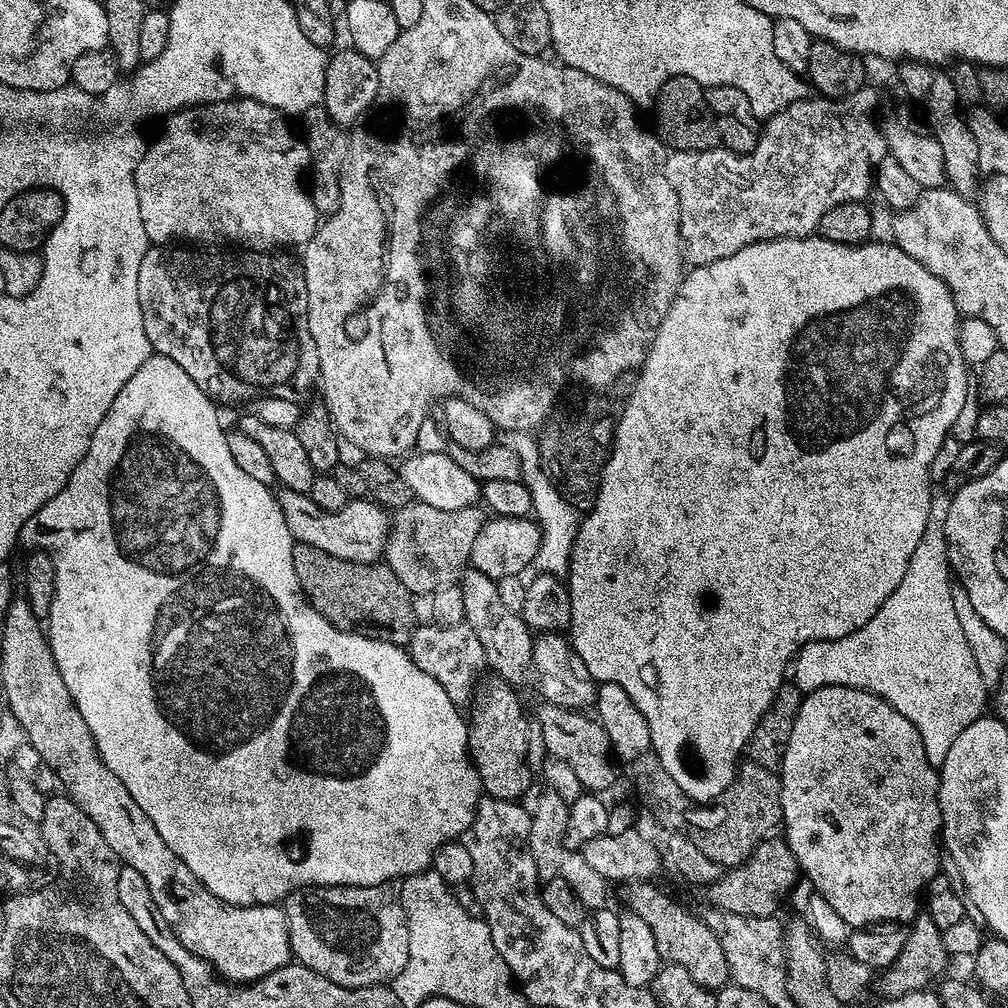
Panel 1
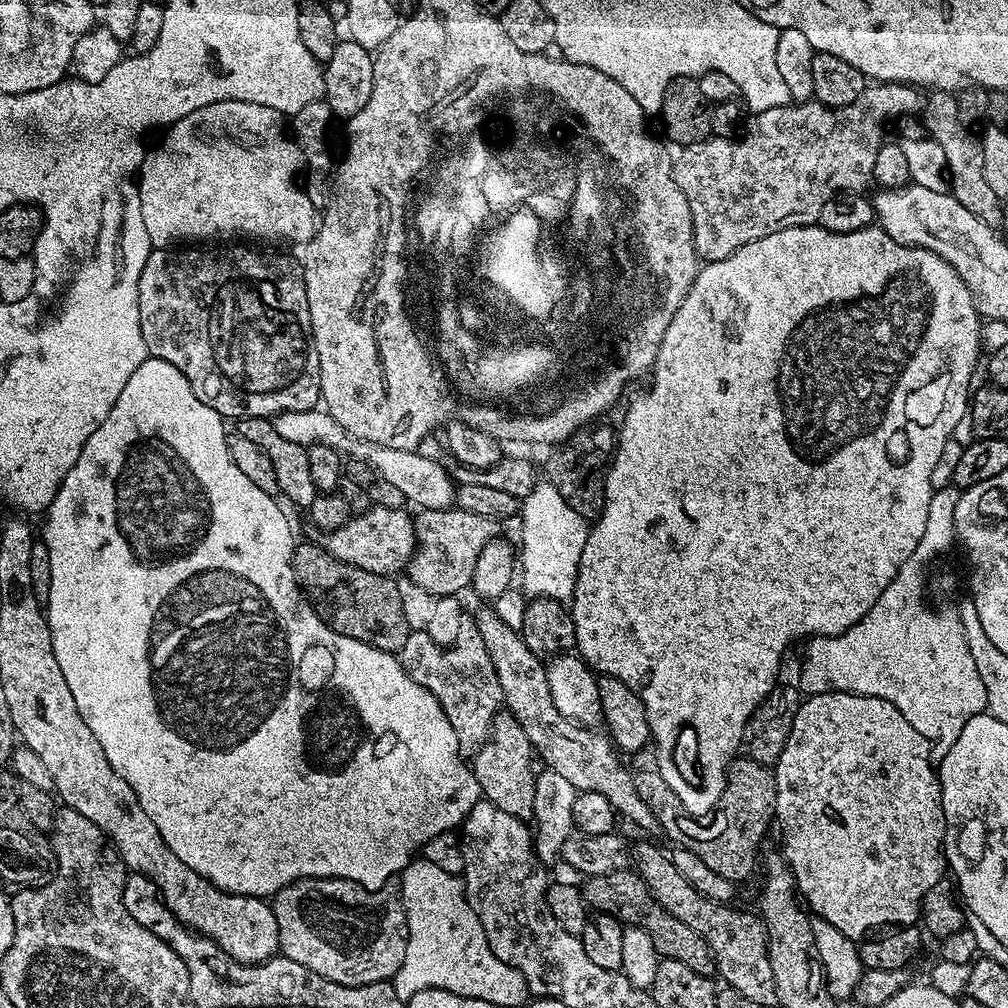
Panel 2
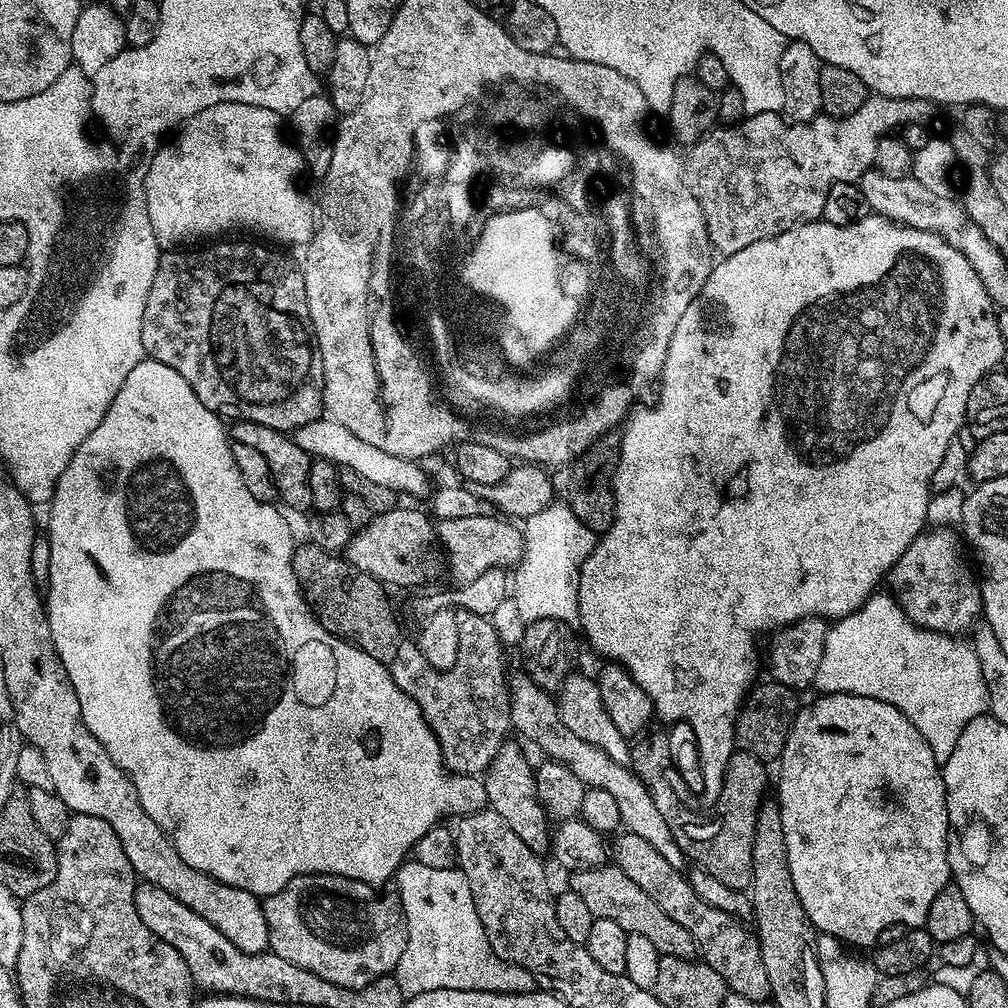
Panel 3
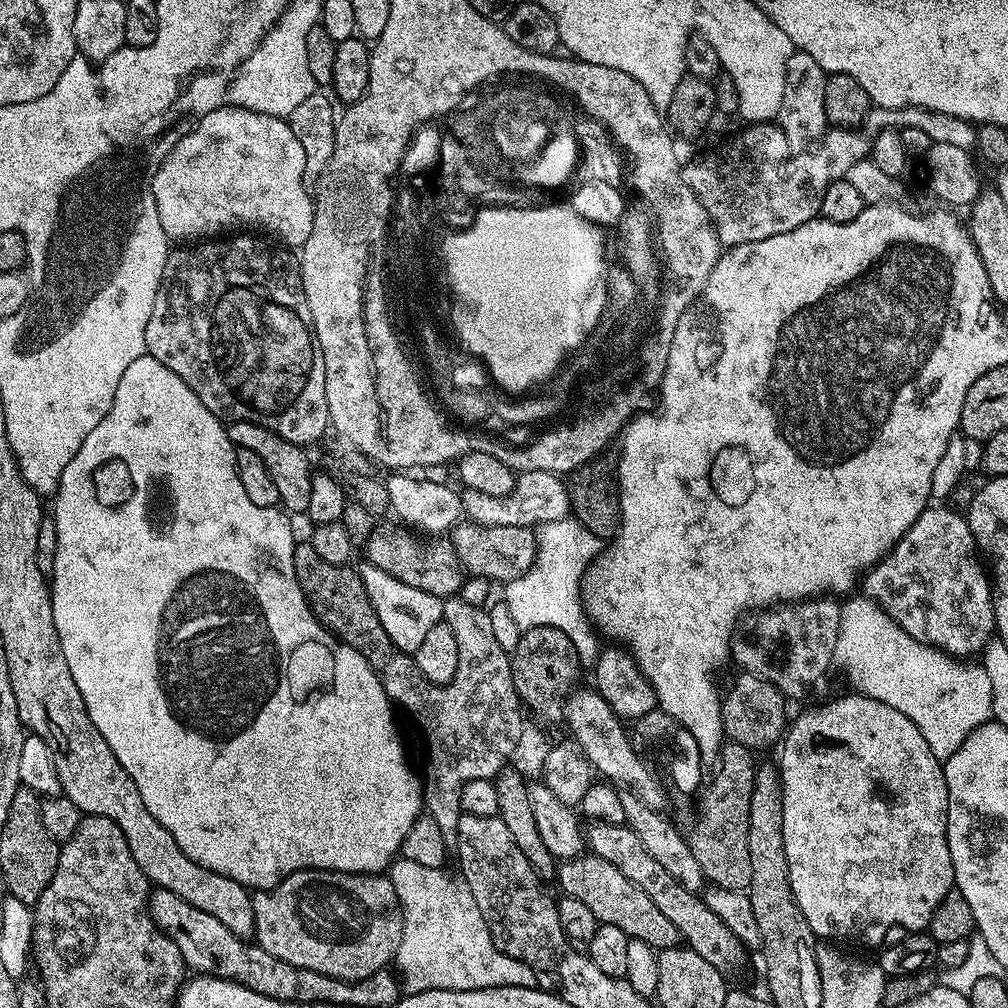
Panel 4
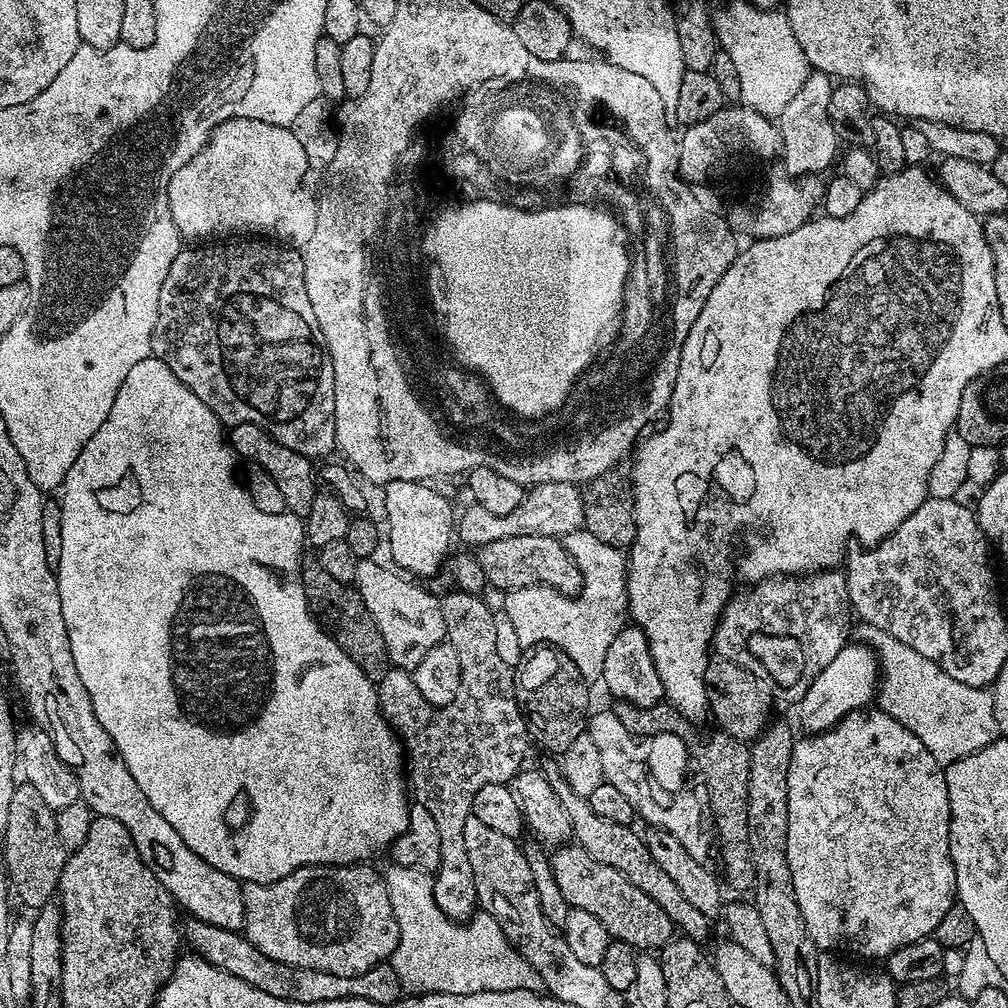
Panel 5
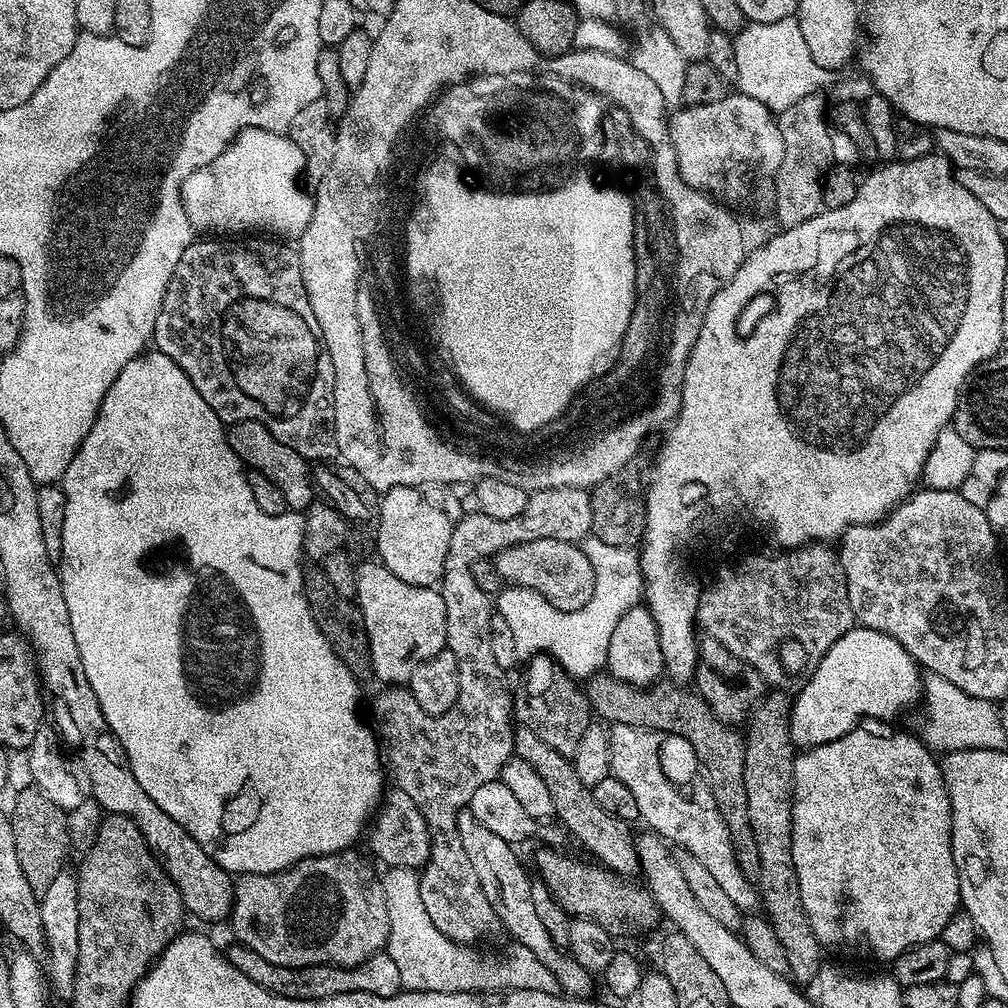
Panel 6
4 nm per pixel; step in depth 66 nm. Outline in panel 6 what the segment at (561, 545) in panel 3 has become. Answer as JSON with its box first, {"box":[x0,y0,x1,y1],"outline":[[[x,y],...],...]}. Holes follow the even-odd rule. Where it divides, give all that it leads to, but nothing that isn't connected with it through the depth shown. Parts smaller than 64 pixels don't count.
{"box":[494,534,644,682],"outline":[[[591,534],[584,537],[579,541],[581,550],[588,553],[590,558],[590,566],[594,566],[594,594],[590,594],[590,602],[586,602],[586,606],[582,606],[578,610],[573,612],[563,612],[558,610],[554,606],[550,606],[550,602],[542,594],[537,592],[530,592],[527,590],[504,590],[495,597],[494,608],[495,611],[502,618],[506,618],[506,626],[510,626],[510,634],[514,634],[514,650],[517,657],[531,658],[538,655],[545,655],[552,657],[553,660],[557,660],[564,669],[568,671],[568,675],[575,678],[577,681],[584,682],[589,678],[597,675],[607,665],[608,659],[606,658],[606,650],[610,650],[610,637],[614,635],[614,626],[618,626],[618,618],[622,618],[622,614],[626,614],[626,610],[637,607],[641,603],[642,595],[644,592],[644,575],[640,569],[640,558],[636,548],[619,548],[618,546],[606,546],[606,542],[602,542]]]}

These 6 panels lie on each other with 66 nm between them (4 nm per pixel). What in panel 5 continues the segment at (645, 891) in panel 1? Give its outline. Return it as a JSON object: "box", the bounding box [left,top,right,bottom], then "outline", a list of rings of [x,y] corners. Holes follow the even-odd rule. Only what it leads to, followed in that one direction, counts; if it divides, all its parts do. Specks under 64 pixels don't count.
{"box":[551,846,673,950],"outline":[[[560,846],[551,853],[554,879],[558,882],[566,902],[573,908],[590,910],[602,926],[606,926],[609,937],[626,942],[634,950],[659,950],[673,939],[672,919],[650,898],[642,894],[630,878],[626,878],[614,866],[601,860],[590,858],[586,850],[579,846]],[[653,948],[653,949],[652,949]]]}

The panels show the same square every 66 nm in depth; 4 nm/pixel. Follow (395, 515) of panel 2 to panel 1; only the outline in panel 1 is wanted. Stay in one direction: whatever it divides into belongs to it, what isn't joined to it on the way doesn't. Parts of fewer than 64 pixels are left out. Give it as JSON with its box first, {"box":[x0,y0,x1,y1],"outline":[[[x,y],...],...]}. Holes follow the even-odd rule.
{"box":[279,487,391,564],"outline":[[[281,487],[279,491],[280,509],[295,543],[309,544],[334,554],[336,558],[346,558],[359,564],[375,563],[383,557],[391,523],[389,513],[377,502],[368,498],[352,498],[345,508],[327,512],[312,501],[308,492],[295,492],[293,488],[286,487]]]}

